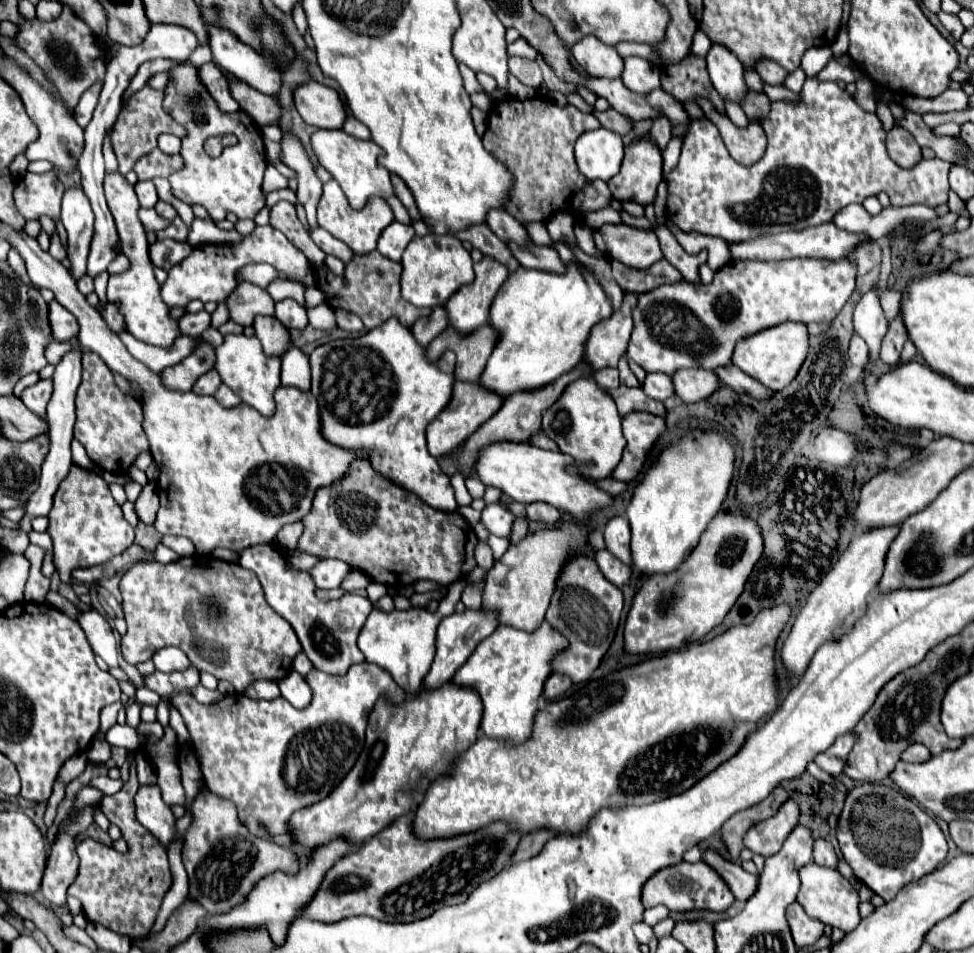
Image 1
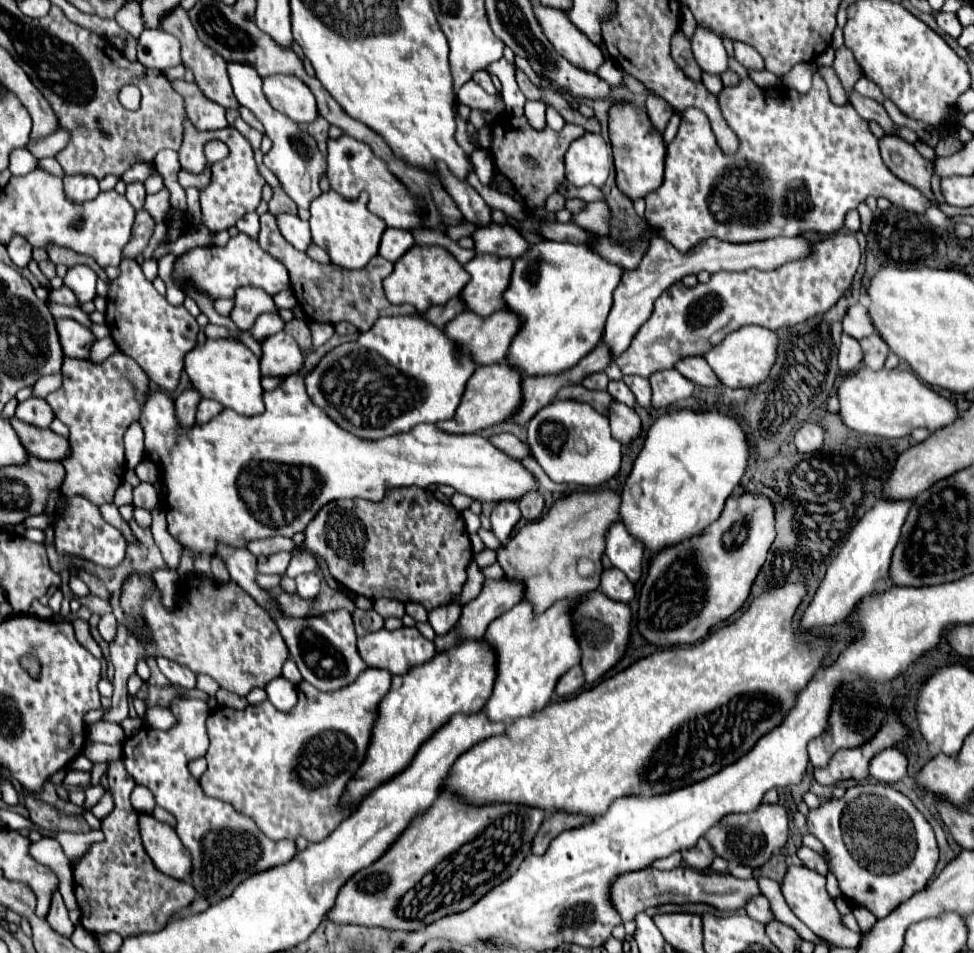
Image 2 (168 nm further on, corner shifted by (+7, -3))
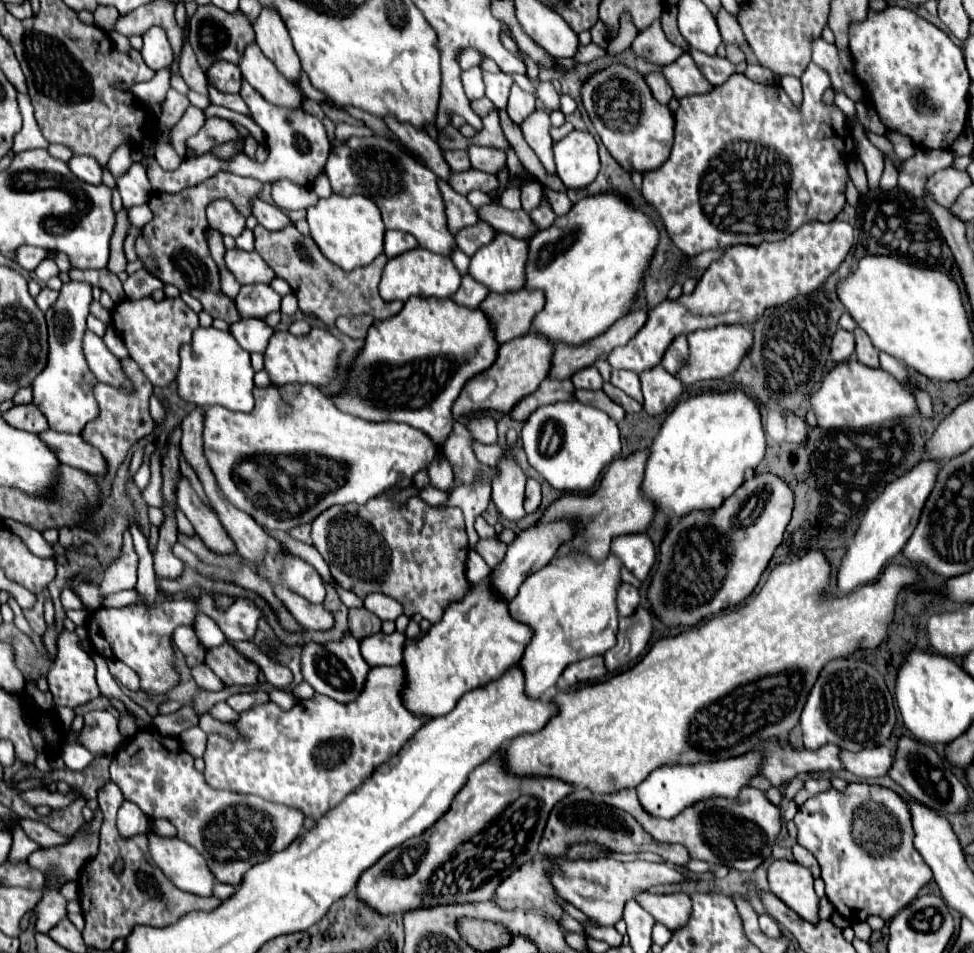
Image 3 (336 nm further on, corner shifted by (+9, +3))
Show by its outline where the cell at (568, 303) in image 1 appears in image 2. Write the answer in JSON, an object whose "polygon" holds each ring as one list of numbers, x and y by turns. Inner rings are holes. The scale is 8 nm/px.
{"polygon":[[540,242,530,246,530,254,514,260,514,270,510,284,502,294,510,312,514,312,522,324,518,334,512,338,512,344,506,354,506,364,518,370,522,376,546,376,560,374,562,370,572,368,580,358,592,352,604,332,606,316,612,308,612,292,616,290,622,276,622,268,602,260,584,244,570,242]]}

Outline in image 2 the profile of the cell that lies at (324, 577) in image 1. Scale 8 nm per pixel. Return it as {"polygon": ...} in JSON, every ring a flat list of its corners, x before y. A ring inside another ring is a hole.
{"polygon":[[316,572,296,576,296,590,302,598,314,598,320,592,320,584,322,584,322,578]]}

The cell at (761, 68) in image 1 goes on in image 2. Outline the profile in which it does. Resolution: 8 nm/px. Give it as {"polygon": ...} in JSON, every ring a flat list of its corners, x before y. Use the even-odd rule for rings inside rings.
{"polygon":[[734,42,734,56,748,70,764,70,766,68,762,56,752,46,748,46,748,44]]}

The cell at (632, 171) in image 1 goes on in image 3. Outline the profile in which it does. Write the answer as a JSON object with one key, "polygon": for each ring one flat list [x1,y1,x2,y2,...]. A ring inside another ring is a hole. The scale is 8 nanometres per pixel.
{"polygon":[[610,64,584,80,580,90,582,104,594,124,602,144,628,170,654,170,670,156,674,140,674,114,668,106,654,100,646,80,634,68]]}

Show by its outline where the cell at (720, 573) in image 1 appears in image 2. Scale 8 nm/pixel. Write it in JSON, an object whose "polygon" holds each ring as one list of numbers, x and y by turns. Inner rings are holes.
{"polygon":[[748,492,730,496,720,518,704,534,652,558,638,596,638,634,656,646,702,640,712,626,724,622,746,602,774,536,774,514,768,498]]}

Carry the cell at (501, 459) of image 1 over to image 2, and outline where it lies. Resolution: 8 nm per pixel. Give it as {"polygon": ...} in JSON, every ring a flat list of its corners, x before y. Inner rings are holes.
{"polygon":[[302,374,288,376,272,392,264,392,266,410,260,416,240,416,234,410,222,410,210,422,184,428,176,420,174,400,164,390,146,390,146,400,140,412,140,426,144,430,146,456,158,464,164,484,162,506,166,508,168,532,186,546,194,558,202,552,214,554,218,544,232,548,246,548,248,542,268,536,292,536,302,532,316,516,320,506,338,498,368,498,380,500,388,486,420,486,448,484,456,492,476,498,478,502,520,502,524,494,538,492,538,480,524,464,504,450,496,448,480,434,446,434,434,424,414,426,408,434,398,434,382,440,362,440,338,428,320,410,304,390],[294,430,310,432,294,436]]}

